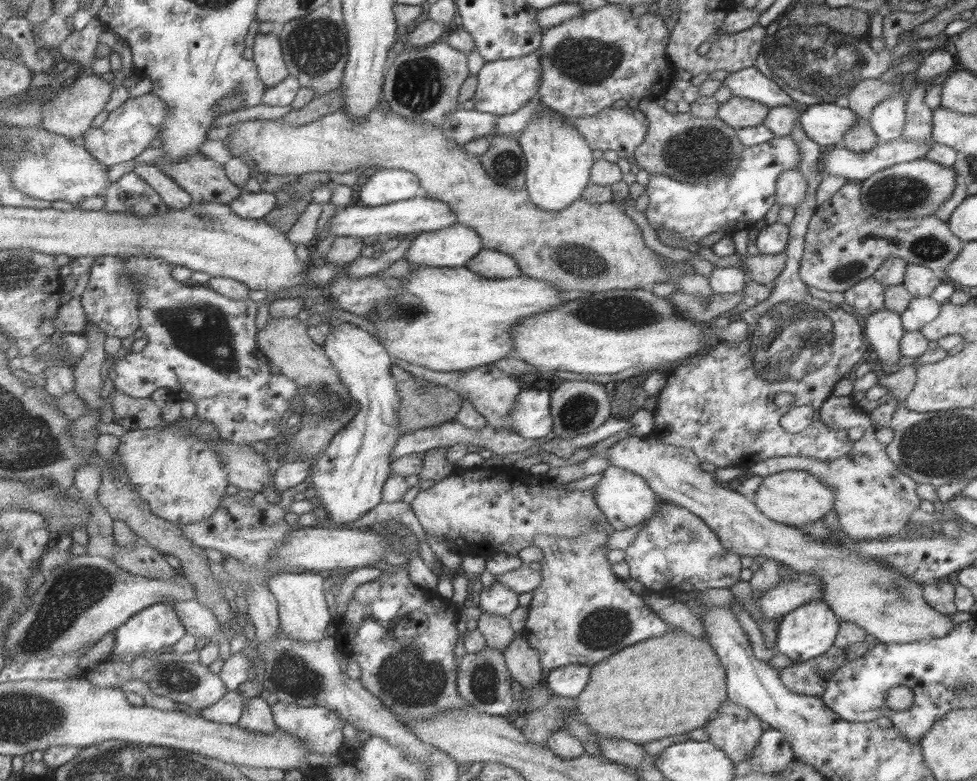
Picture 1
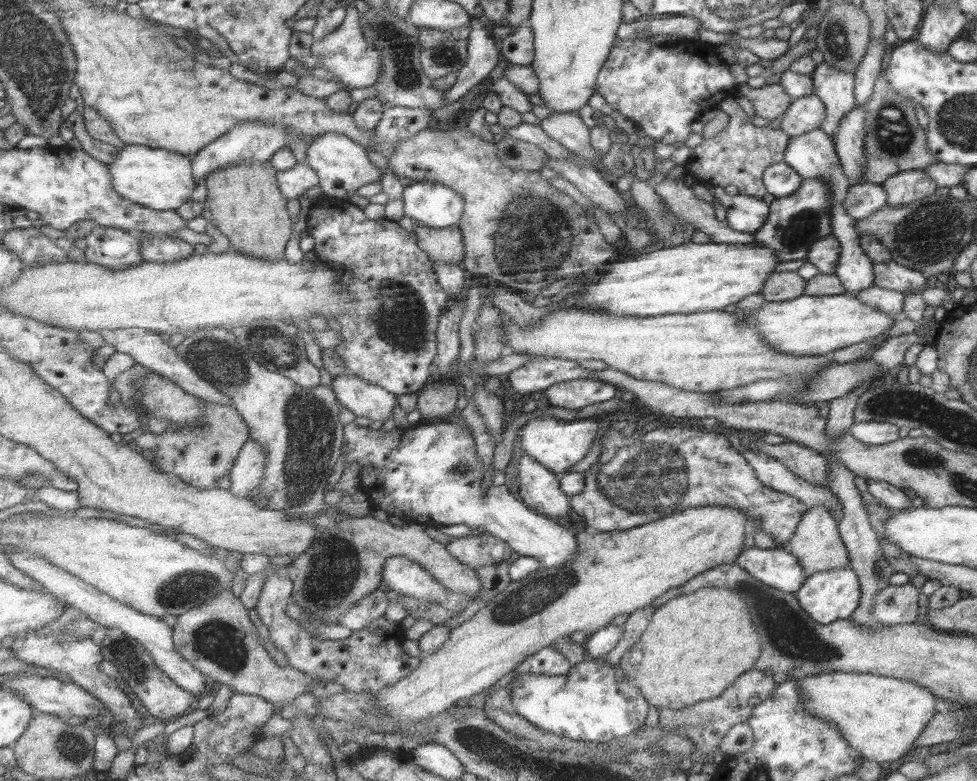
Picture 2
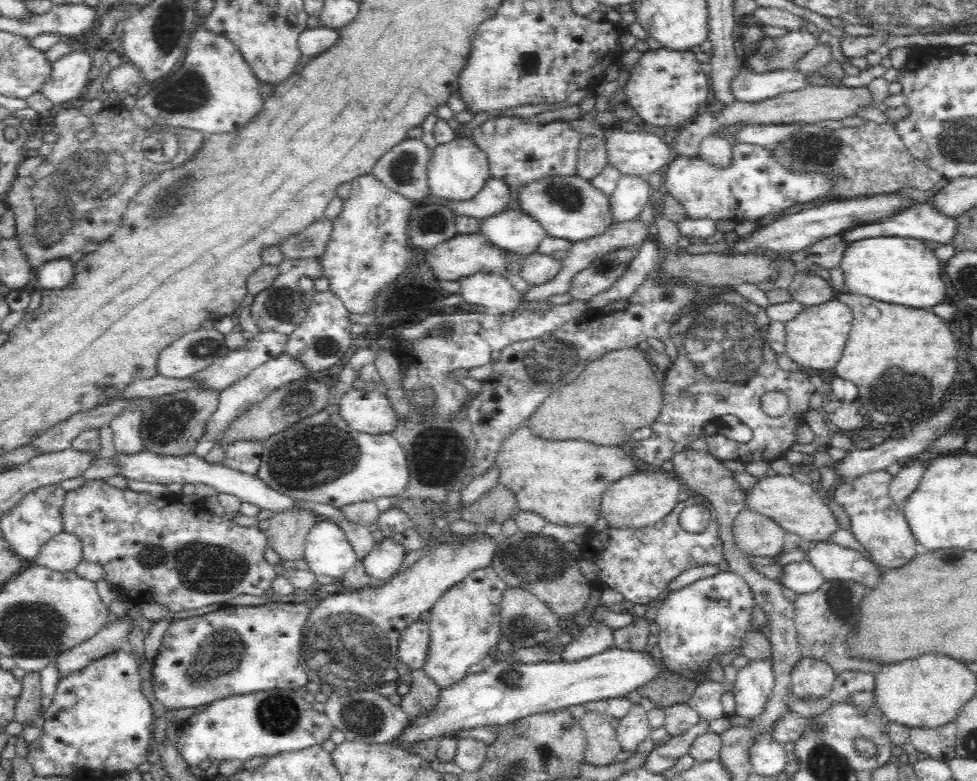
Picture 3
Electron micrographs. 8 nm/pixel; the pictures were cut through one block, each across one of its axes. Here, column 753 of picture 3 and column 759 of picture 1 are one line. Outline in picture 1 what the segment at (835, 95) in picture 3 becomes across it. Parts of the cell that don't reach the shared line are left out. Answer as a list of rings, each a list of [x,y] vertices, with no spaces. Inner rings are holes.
[[[731,95],[723,104],[720,104],[716,117],[737,130],[762,124],[768,110],[768,106],[759,102]]]

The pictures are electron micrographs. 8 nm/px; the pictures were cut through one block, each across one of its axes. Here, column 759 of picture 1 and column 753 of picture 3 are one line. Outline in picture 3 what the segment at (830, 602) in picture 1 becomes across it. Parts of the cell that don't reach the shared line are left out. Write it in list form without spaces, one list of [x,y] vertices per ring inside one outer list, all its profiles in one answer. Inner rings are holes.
[[[742,509],[732,530],[738,547],[749,556],[776,556],[782,550],[785,530],[763,514]]]

